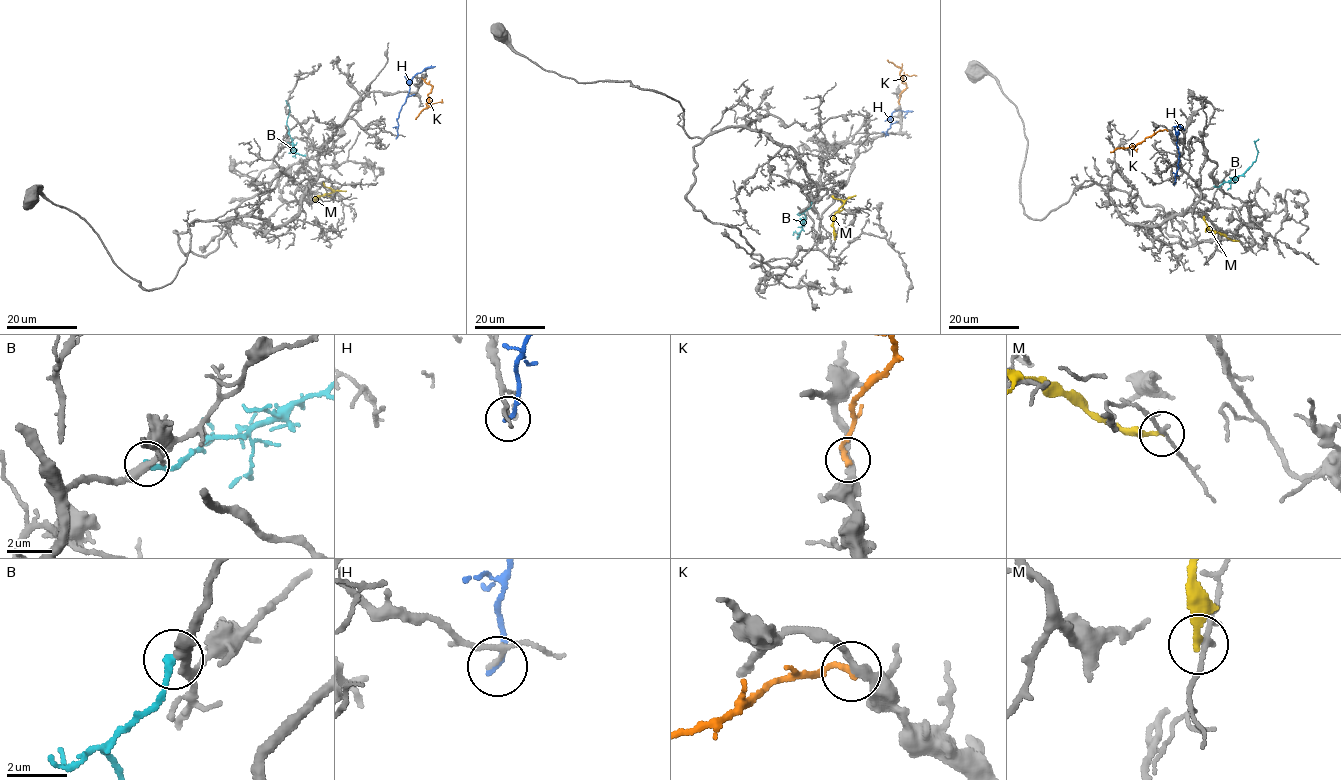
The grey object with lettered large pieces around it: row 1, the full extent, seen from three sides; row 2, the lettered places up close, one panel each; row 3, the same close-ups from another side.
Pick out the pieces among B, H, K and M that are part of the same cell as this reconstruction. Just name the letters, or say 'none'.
B

